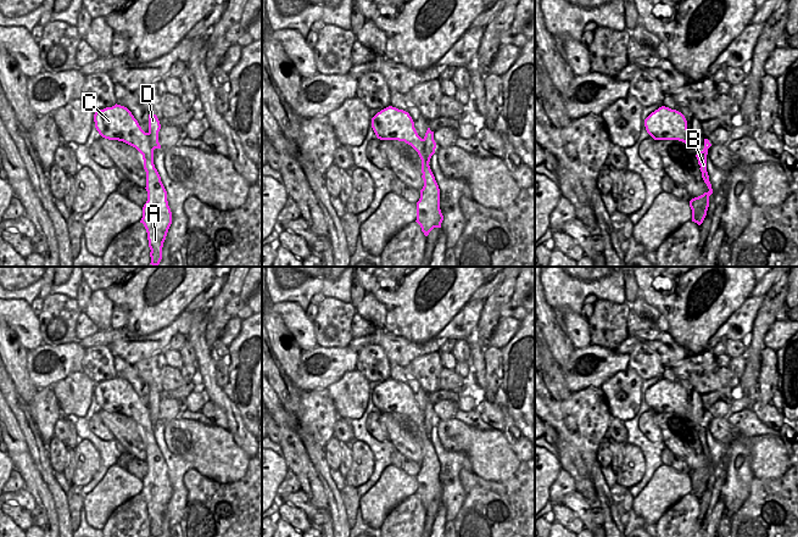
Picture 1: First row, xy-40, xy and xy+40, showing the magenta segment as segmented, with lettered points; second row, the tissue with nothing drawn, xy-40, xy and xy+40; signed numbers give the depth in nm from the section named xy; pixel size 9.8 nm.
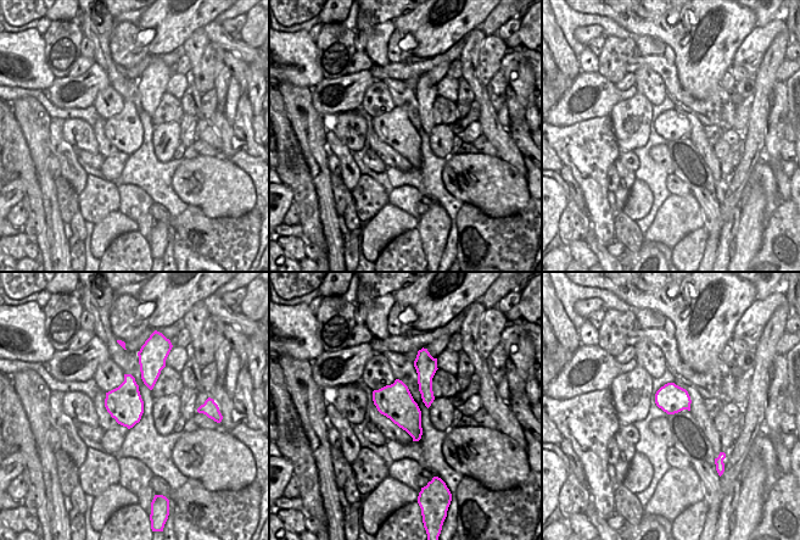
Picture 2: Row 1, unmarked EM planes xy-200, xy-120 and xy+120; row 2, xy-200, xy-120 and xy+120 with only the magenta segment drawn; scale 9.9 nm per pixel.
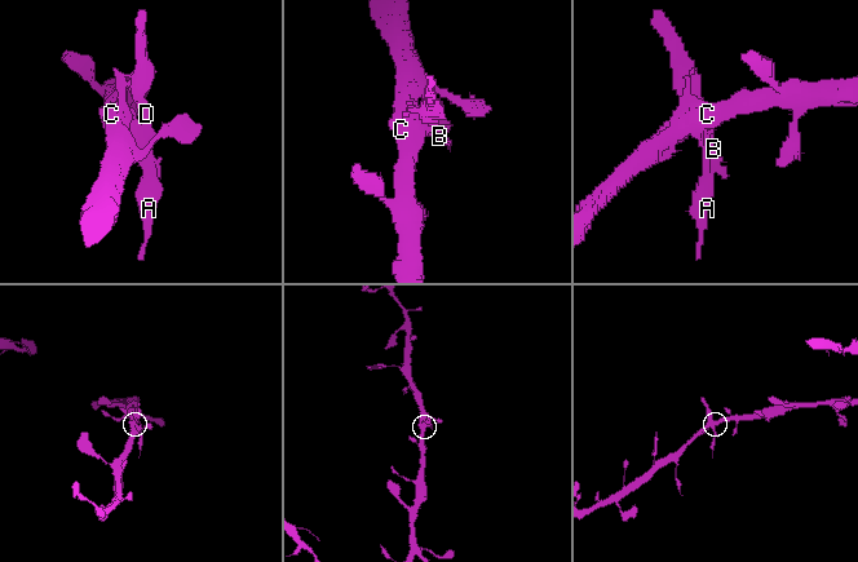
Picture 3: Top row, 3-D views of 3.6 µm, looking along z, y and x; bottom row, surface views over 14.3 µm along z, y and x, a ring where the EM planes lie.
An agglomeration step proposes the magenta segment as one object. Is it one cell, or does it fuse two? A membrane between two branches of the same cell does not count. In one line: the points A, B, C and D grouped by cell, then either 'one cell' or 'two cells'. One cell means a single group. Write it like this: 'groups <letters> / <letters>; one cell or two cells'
groups A B D / C; two cells

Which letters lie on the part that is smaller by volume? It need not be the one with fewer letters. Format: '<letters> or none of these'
A, B, D

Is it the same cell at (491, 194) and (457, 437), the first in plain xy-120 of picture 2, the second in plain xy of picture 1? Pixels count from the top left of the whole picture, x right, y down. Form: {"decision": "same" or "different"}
{"decision": "same"}

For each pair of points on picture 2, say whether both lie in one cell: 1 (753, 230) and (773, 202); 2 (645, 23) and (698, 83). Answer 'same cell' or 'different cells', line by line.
1: different cells
2: same cell

